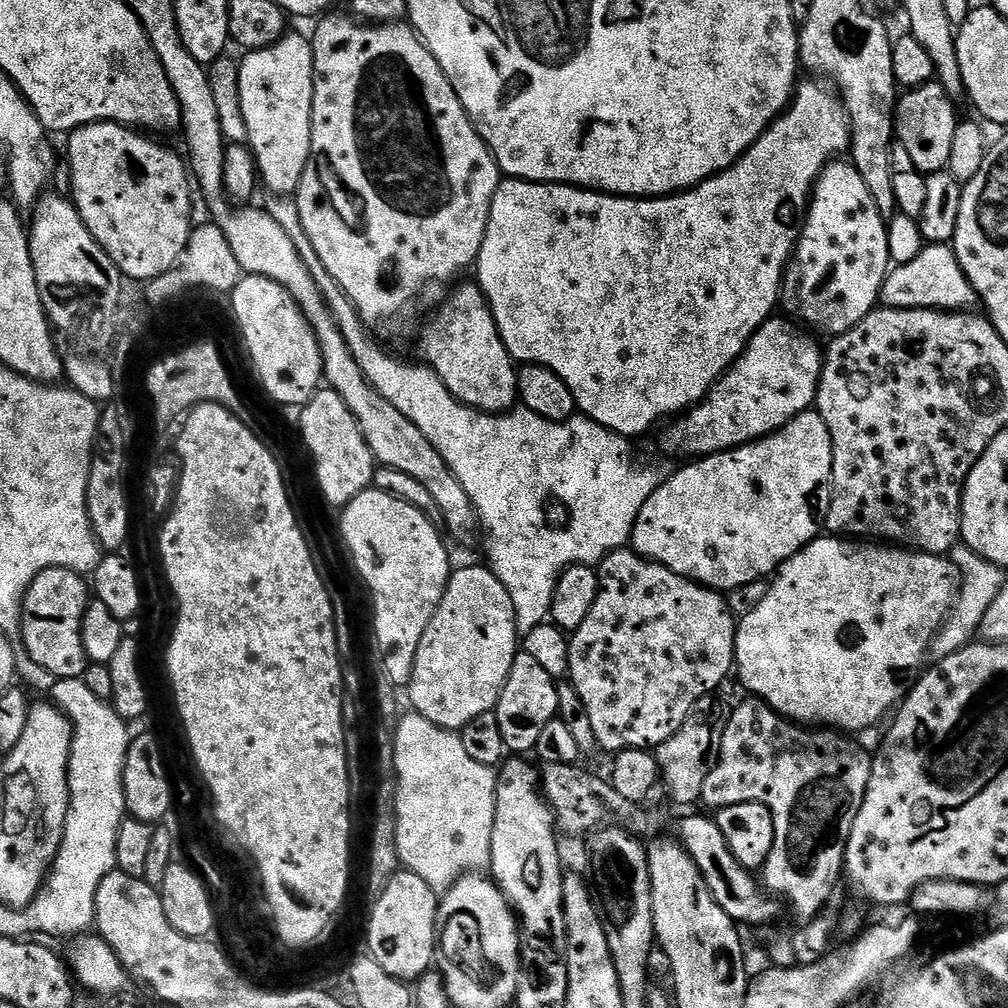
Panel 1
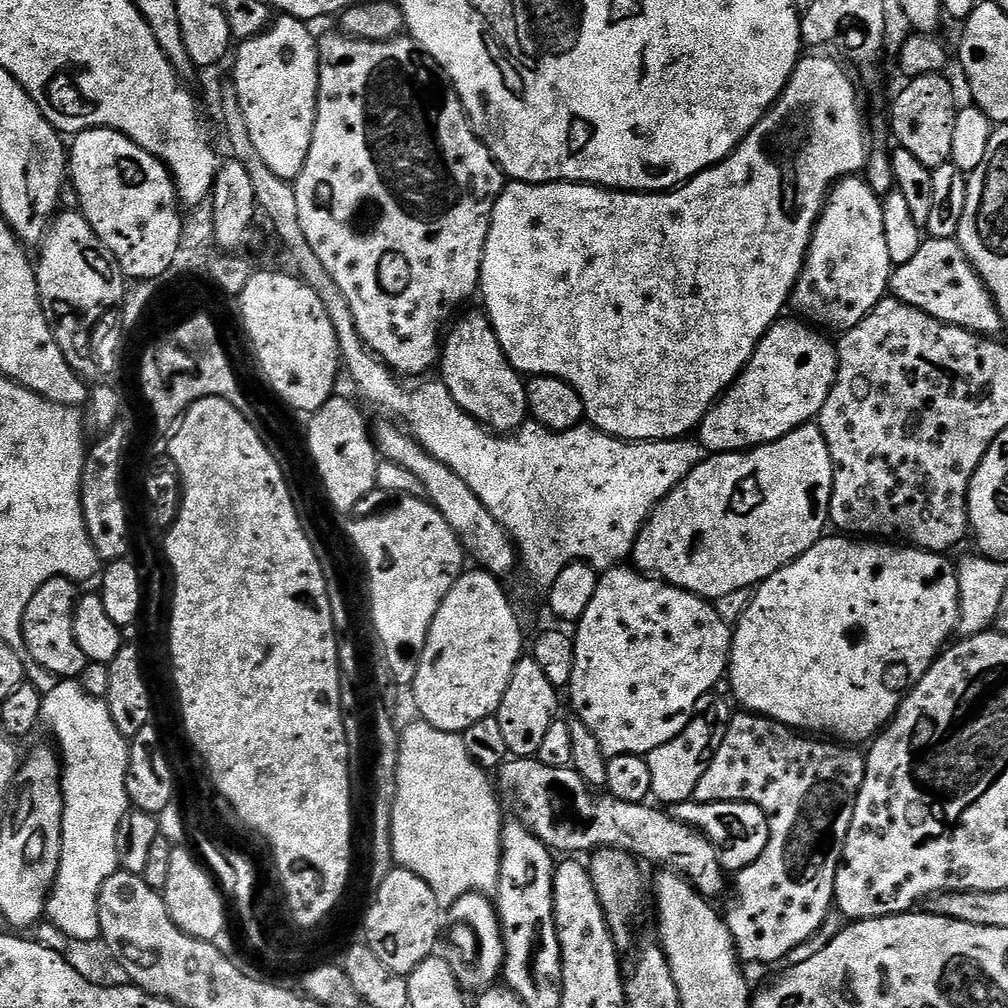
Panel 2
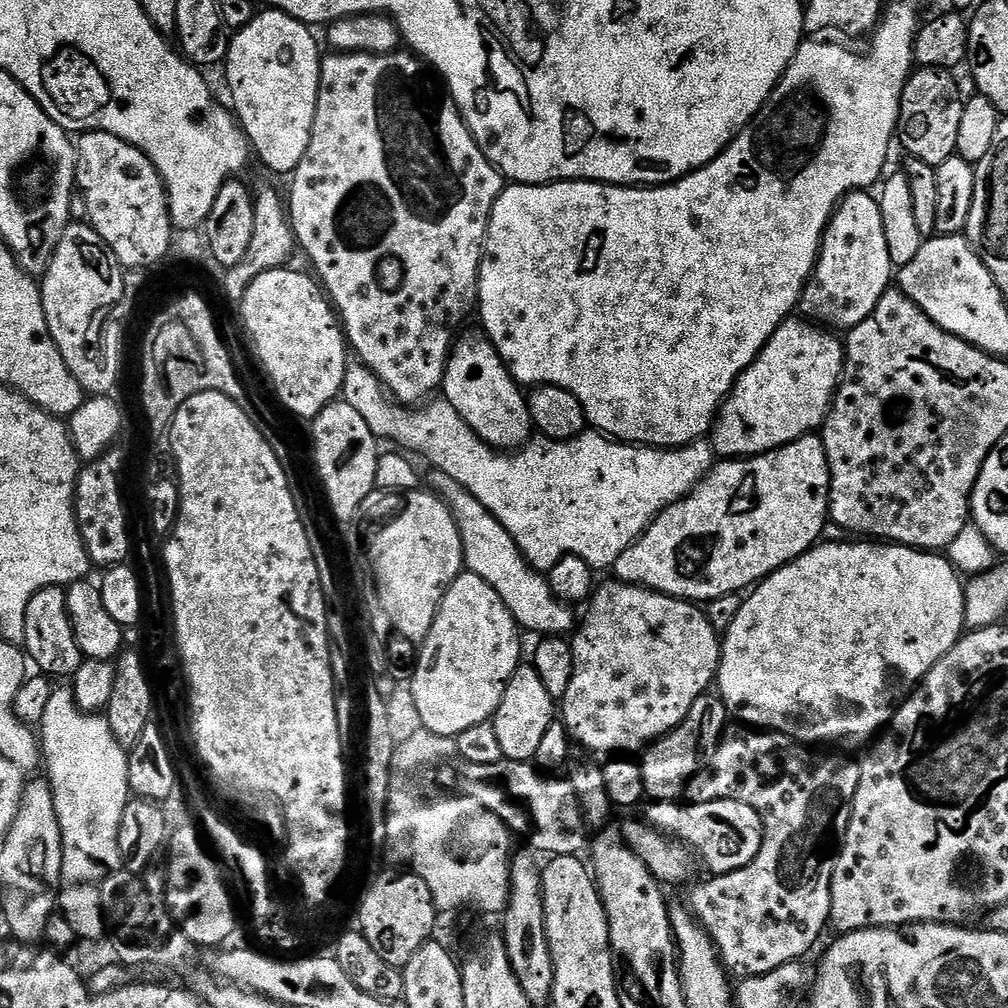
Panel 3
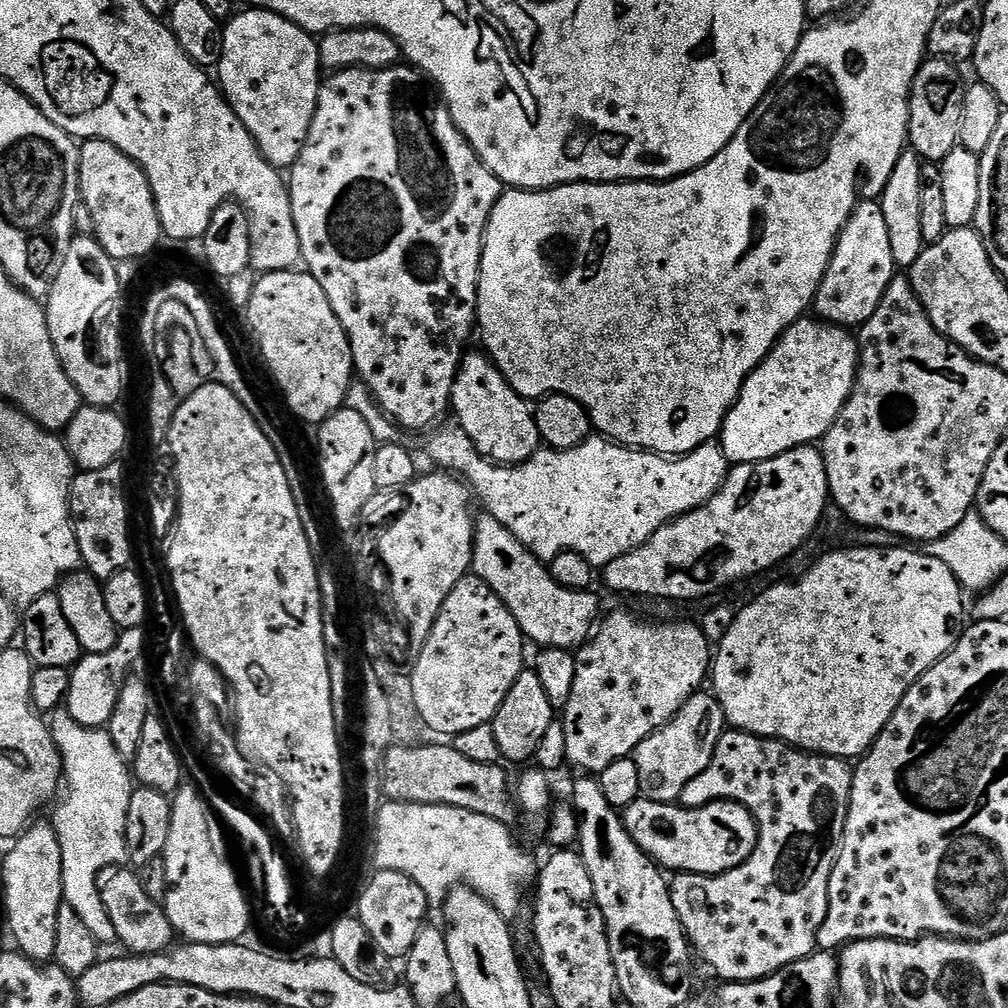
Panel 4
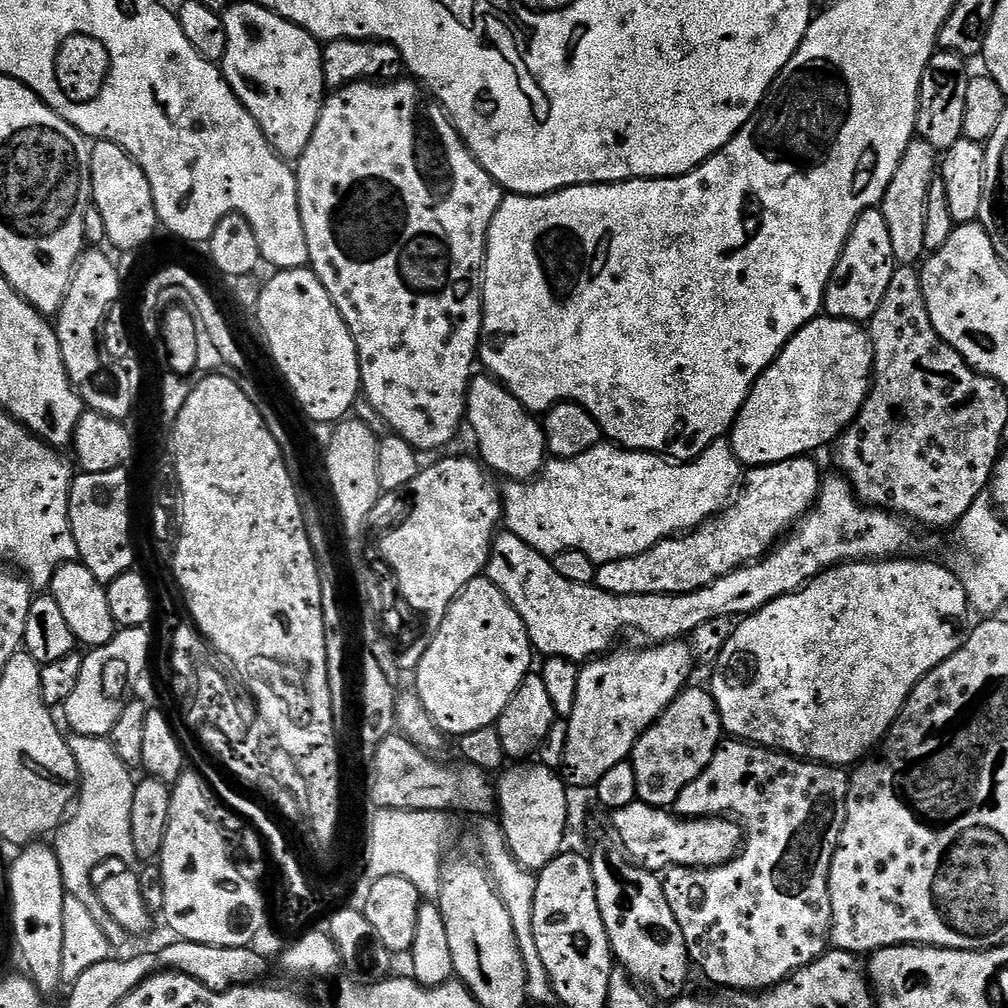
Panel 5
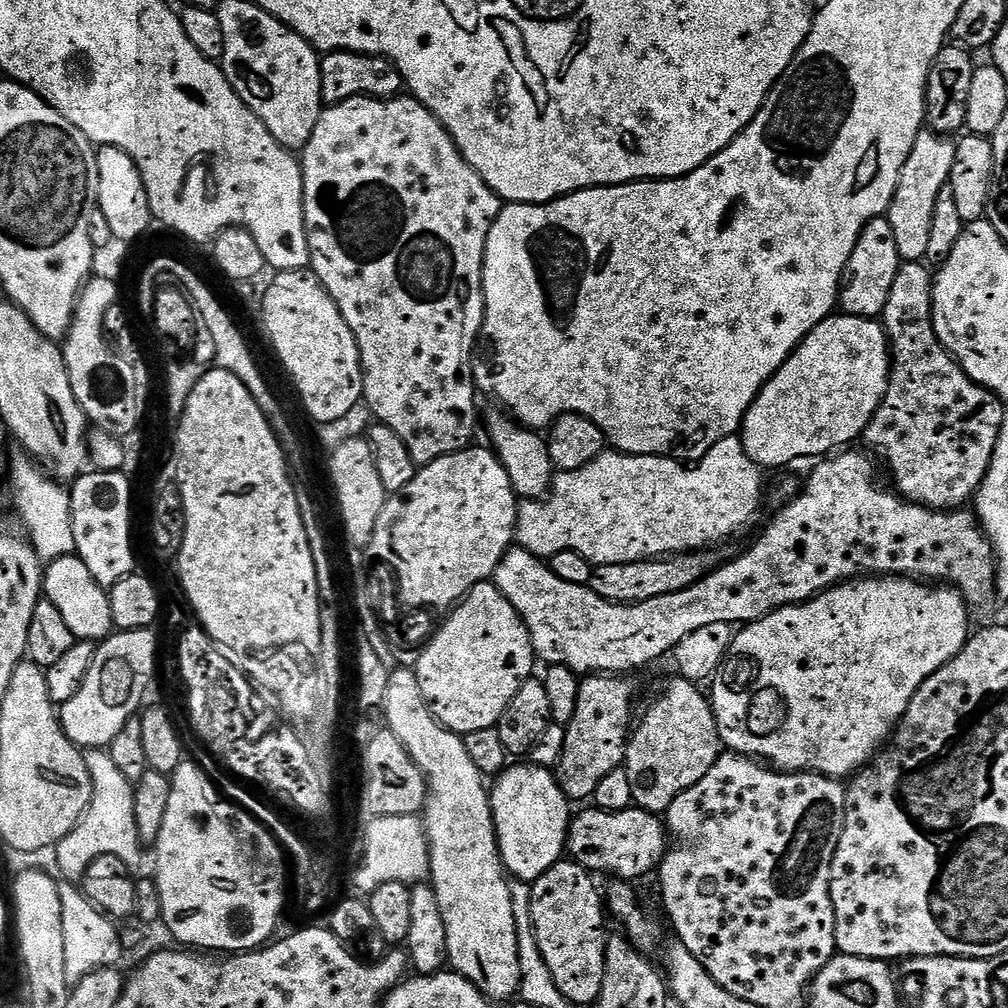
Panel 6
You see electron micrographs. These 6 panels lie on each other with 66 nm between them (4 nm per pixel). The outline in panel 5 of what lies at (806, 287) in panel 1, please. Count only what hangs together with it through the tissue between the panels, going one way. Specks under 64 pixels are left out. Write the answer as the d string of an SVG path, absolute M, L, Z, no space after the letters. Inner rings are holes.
M879 207L867 208L858 222L854 222L850 238L838 258L838 266L824 295L823 311L839 320L871 321L878 306L882 306L886 286L890 286L896 267L894 246L890 243L890 226L886 226L883 211Z

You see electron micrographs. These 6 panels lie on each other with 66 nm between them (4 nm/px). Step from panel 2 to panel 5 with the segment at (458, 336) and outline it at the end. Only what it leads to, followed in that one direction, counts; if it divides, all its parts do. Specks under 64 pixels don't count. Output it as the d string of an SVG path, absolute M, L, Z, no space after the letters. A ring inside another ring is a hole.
M473 375L472 382L468 385L466 413L467 427L472 427L476 444L480 447L479 459L485 468L493 473L501 472L508 476L504 478L509 481L532 480L542 471L549 455L544 425L495 376L483 375Z

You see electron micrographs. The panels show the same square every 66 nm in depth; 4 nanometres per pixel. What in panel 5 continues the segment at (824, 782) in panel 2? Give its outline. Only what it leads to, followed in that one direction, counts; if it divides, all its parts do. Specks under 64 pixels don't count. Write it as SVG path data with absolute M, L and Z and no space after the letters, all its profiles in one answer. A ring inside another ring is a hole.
M728 738L717 748L714 758L710 758L706 770L702 770L702 774L698 774L698 778L694 778L694 782L690 782L690 786L686 786L686 790L682 790L682 794L678 794L674 805L677 816L685 820L709 816L735 818L746 833L744 846L741 848L739 856L735 856L729 864L720 864L717 868L670 868L662 876L666 902L670 902L670 910L674 910L674 918L678 918L678 926L682 926L682 938L686 938L688 959L695 967L697 964L704 971L704 976L710 983L721 984L719 987L724 990L739 990L745 994L751 994L766 988L773 988L776 984L787 980L792 973L800 968L805 968L807 964L824 955L826 937L832 926L828 879L830 878L832 859L837 846L840 845L840 835L846 822L849 779L849 773L843 767L818 764L815 760L789 756L787 752L777 752L775 748L762 748L759 744L748 743L747 740Z

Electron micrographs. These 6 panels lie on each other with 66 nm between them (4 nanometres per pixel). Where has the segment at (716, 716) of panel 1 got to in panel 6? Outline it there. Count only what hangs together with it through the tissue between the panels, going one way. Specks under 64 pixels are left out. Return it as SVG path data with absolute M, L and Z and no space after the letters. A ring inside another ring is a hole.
M675 678L664 688L664 693L649 706L644 712L644 717L639 717L638 723L635 725L634 731L631 733L628 741L628 755L626 757L626 767L628 770L628 777L630 778L630 790L632 791L632 803L637 808L645 808L647 812L655 812L657 814L667 813L668 807L674 802L674 798L678 798L678 794L682 794L686 790L690 790L690 786L694 786L706 774L706 770L710 770L710 766L714 766L714 762L722 754L722 745L720 742L720 735L716 729L716 719L712 713L712 705L709 697L704 696L699 692L697 685L691 680L683 678Z

